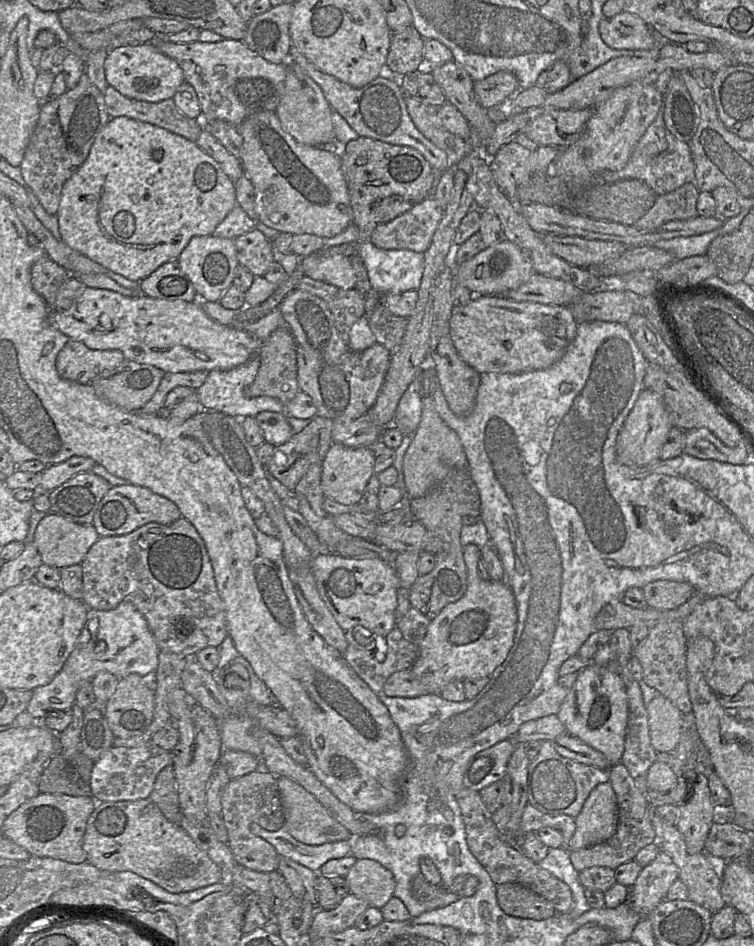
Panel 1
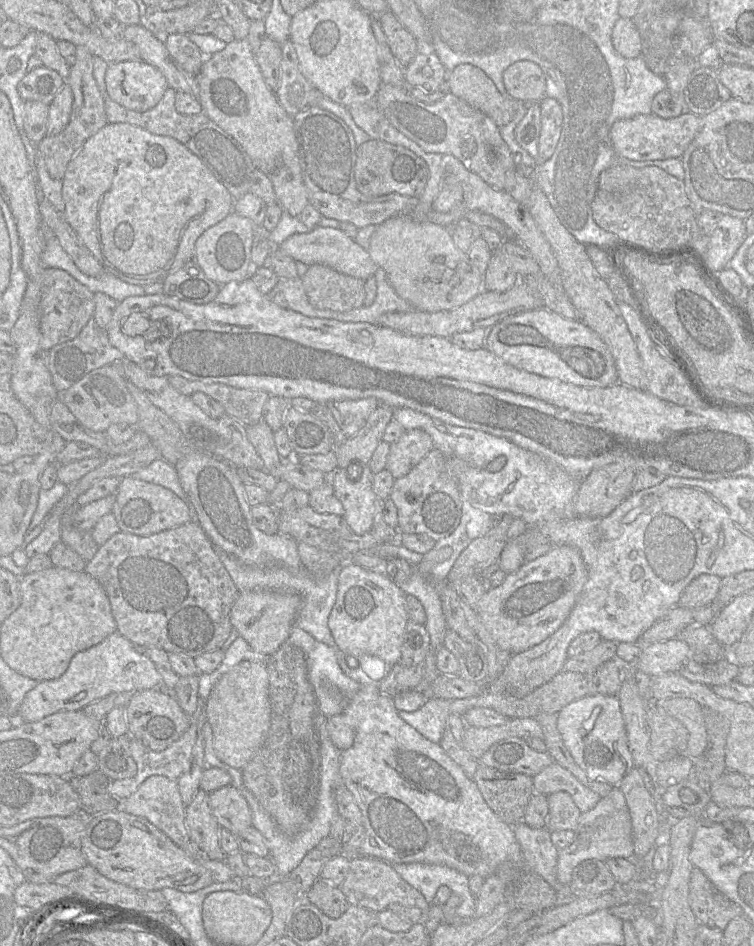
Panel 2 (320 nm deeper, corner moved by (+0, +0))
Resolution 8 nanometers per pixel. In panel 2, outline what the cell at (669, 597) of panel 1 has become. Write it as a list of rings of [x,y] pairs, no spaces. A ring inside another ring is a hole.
[[[701,574],[697,576],[682,591],[678,606],[698,608],[714,603],[720,583],[721,578],[716,575]]]

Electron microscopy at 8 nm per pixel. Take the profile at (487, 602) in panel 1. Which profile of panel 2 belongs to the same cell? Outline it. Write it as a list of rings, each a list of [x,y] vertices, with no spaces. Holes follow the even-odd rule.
[[[554,546],[546,555],[525,562],[517,571],[506,575],[500,586],[486,590],[475,611],[502,650],[510,654],[521,653],[542,643],[559,629],[575,606],[587,578],[586,565],[576,547]]]

